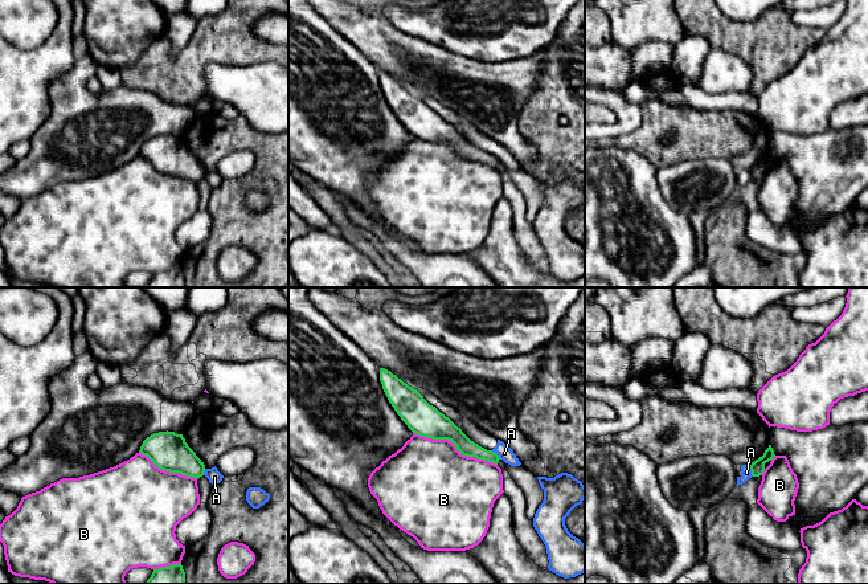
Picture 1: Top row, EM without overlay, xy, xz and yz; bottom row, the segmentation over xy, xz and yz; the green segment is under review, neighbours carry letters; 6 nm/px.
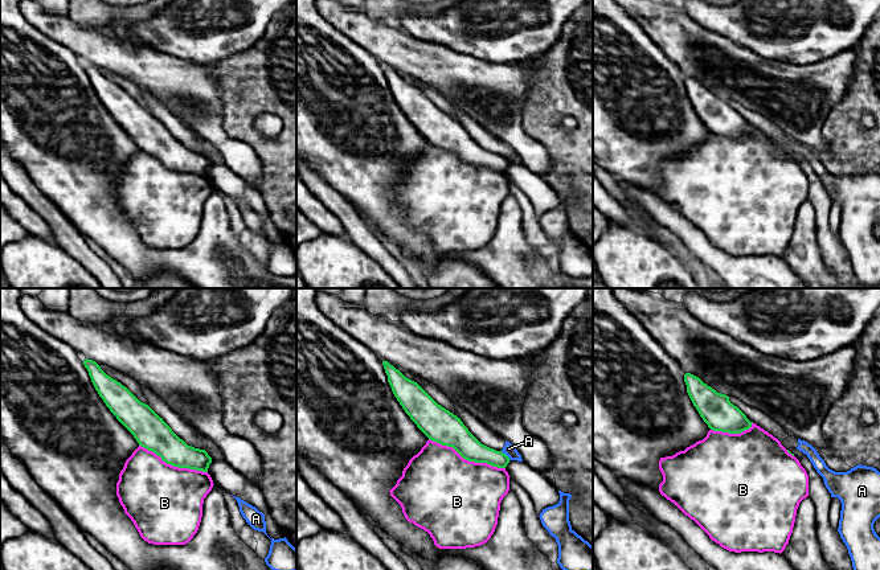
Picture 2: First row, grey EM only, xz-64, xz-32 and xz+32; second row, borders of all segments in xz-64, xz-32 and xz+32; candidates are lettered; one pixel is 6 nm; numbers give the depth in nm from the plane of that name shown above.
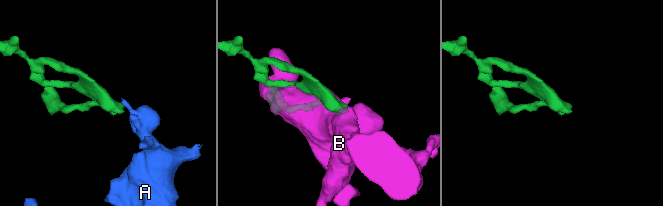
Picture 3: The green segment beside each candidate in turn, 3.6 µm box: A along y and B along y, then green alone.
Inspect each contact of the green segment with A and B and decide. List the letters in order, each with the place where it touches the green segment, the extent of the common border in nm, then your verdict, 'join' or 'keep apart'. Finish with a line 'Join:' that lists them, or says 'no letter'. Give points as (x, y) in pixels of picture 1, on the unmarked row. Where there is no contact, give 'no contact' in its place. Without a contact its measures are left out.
A: meets green in xz at (496, 158); contact 80 nm long; keep apart
B: meets green in xz at (455, 150); contact 550 nm long; keep apart
Join: no letter

